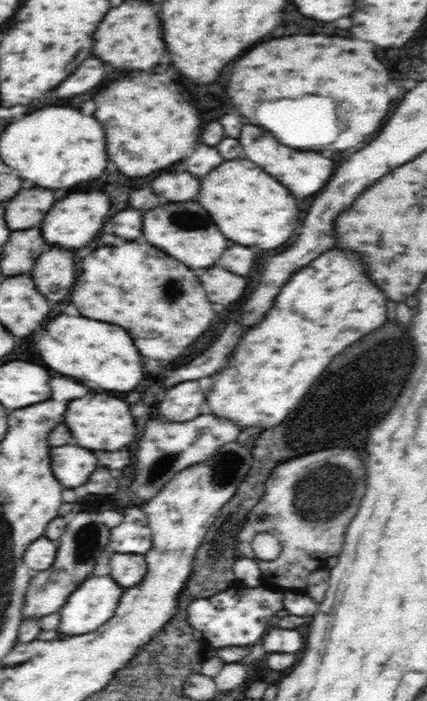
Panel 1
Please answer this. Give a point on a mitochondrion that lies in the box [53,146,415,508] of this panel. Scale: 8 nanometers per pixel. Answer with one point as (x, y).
(229, 465)

